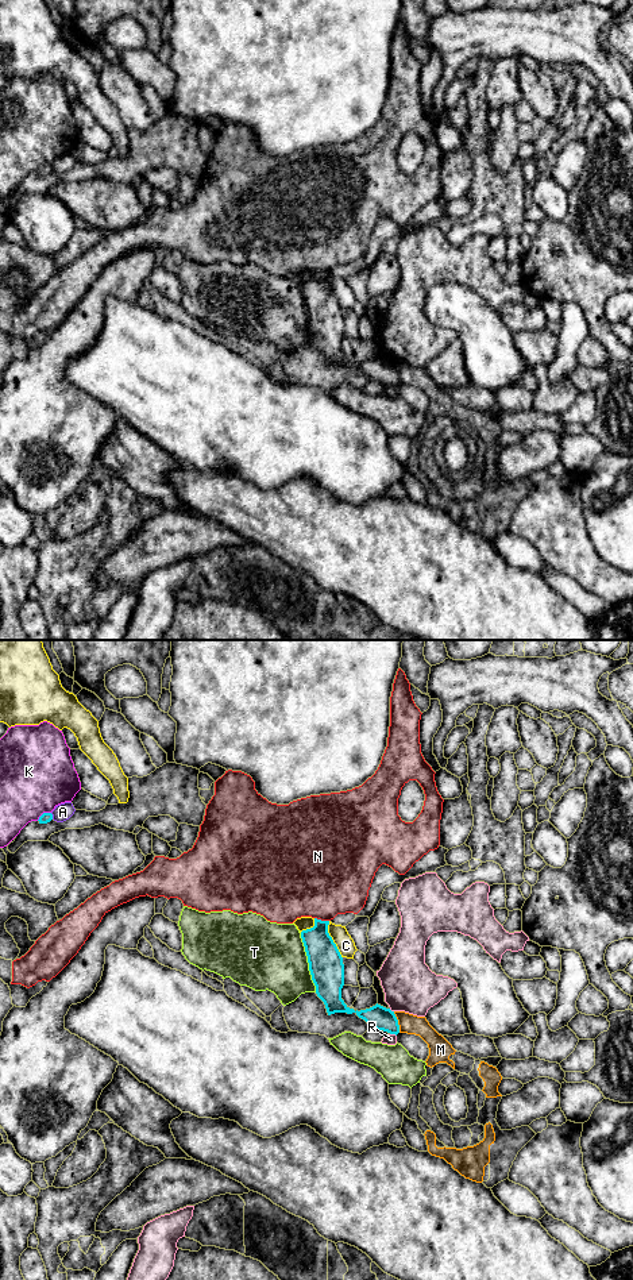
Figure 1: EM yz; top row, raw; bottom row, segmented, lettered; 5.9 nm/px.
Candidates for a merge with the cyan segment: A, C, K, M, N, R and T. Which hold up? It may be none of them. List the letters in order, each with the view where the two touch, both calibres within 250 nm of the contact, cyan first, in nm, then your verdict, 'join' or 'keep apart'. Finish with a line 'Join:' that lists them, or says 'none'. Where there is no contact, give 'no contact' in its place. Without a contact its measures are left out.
A: yz | 60/100 nm | keep apart
C: yz | 200/110 nm | keep apart
K: yz | 60/440 nm | keep apart
M: yz | 140/120 nm | keep apart
N: yz | 200/480 nm | keep apart
R: yz | 140/60 nm | keep apart
T: yz | 200/400 nm | keep apart
Join: none

